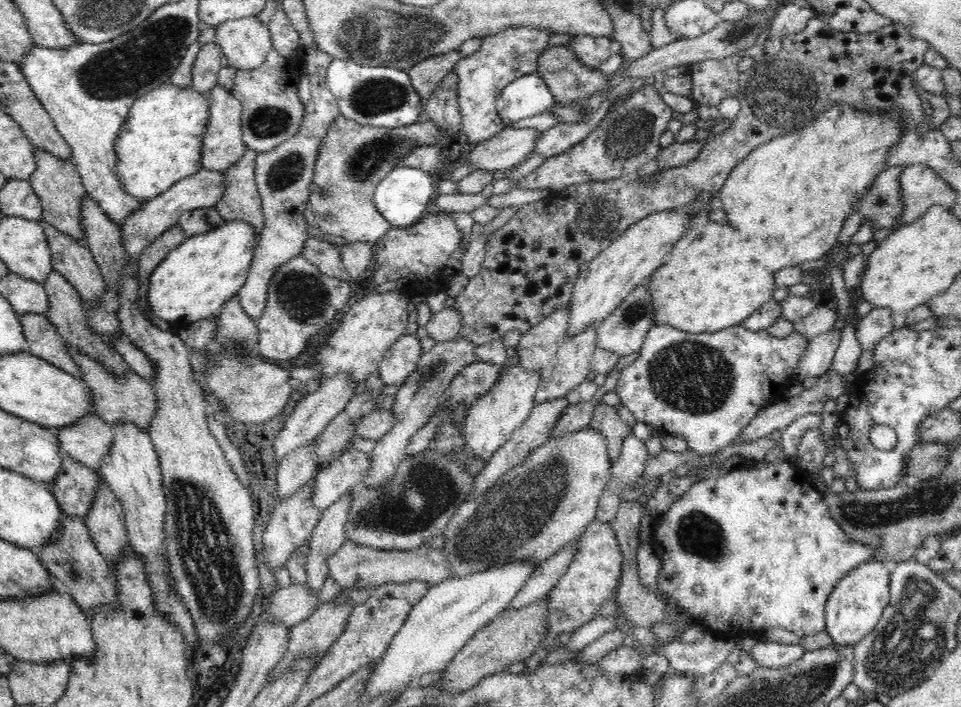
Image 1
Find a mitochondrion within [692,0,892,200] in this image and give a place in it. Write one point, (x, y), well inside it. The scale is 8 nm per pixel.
(778, 96)

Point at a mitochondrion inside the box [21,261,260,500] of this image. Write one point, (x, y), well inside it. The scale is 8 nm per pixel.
(91, 313)

